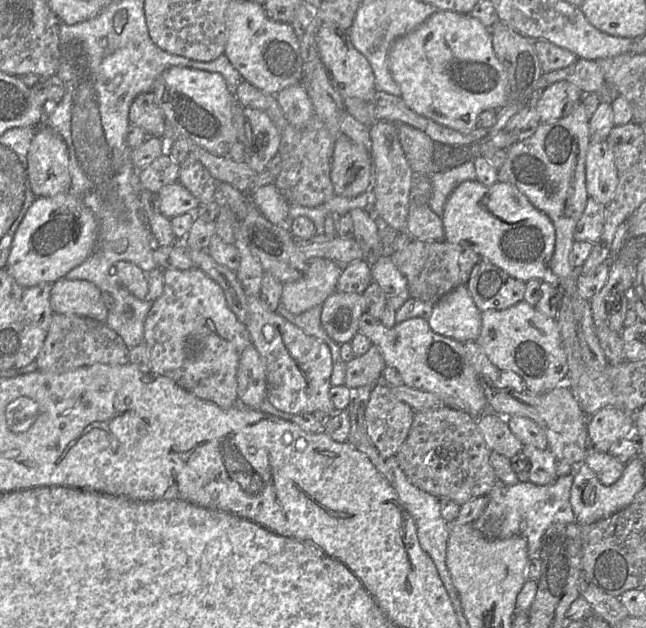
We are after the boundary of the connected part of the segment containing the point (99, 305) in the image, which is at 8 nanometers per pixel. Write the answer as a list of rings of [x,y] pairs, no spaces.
[[[63,277],[52,284],[50,305],[53,313],[78,315],[105,322],[109,310],[101,299],[101,292],[90,281]]]

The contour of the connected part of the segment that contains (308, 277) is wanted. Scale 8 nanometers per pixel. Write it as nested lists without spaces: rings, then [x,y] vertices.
[[[325,258],[308,259],[303,277],[283,284],[280,302],[292,314],[300,314],[322,305],[329,295],[337,291],[343,266],[346,265]]]

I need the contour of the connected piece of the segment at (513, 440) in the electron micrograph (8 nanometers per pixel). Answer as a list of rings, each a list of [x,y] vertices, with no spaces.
[[[488,411],[477,419],[478,428],[491,451],[509,459],[521,452],[523,444],[511,432],[505,417]]]

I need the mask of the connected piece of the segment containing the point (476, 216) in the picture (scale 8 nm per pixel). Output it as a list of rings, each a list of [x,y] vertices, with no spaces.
[[[477,179],[462,182],[449,195],[442,221],[445,241],[462,252],[471,249],[508,275],[524,282],[537,279],[559,288],[560,299],[562,294],[569,297],[585,364],[596,371],[606,368],[609,362],[599,344],[590,303],[579,294],[576,277],[558,278],[549,267],[555,247],[554,226],[549,217],[534,207],[515,185],[499,180],[492,185],[484,185]]]

